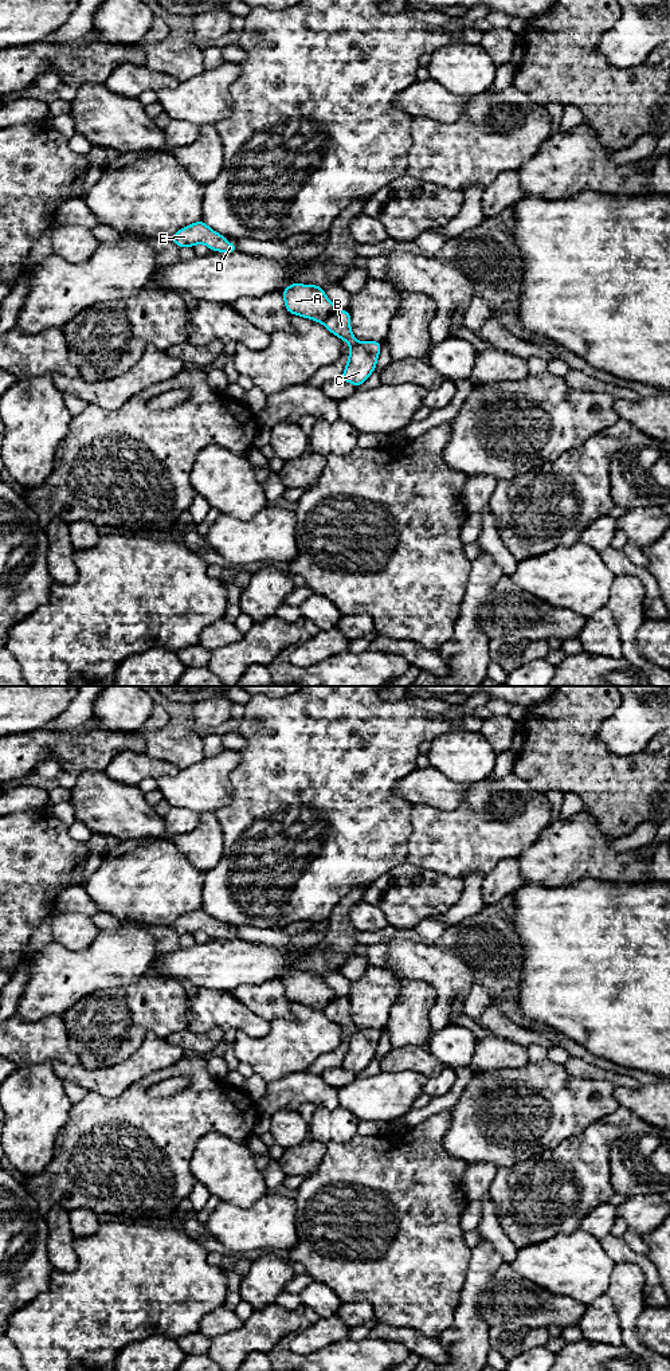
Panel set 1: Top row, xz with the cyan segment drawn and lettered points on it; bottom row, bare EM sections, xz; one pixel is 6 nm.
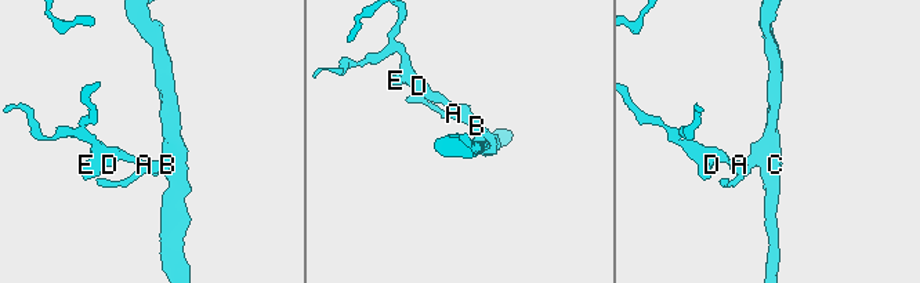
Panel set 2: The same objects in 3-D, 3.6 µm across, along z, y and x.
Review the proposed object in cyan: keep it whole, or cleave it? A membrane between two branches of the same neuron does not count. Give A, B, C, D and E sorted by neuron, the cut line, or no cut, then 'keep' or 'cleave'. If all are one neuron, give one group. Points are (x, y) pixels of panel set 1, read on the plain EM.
A D E / B C | xz (337, 997), (322, 1010) | cleave

